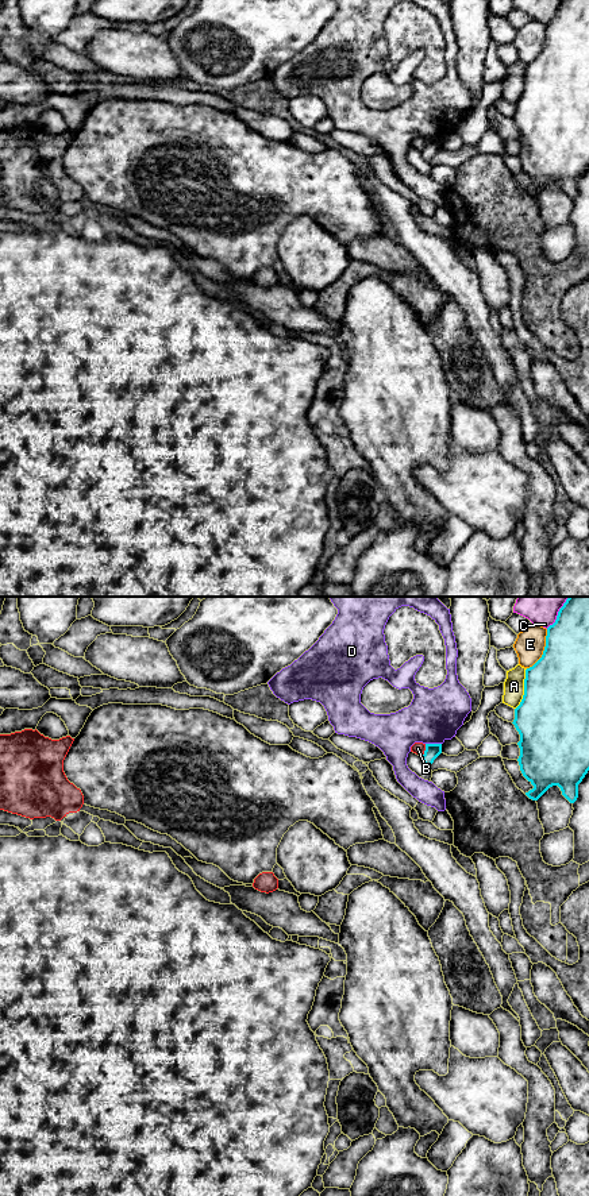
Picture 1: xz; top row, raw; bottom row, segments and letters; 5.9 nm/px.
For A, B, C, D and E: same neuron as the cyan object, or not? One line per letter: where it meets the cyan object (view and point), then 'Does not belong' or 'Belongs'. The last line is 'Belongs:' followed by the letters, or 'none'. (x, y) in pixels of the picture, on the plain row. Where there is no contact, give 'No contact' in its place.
A: Touches cyan at xz (524, 84). Does not belong
B: Touches cyan at xz (424, 146). Does not belong
C: Touches cyan at xz (557, 12). Does not belong
D: Touches cyan at xz (434, 139). Does not belong
E: Touches cyan at xz (545, 45). Does not belong
Belongs: none

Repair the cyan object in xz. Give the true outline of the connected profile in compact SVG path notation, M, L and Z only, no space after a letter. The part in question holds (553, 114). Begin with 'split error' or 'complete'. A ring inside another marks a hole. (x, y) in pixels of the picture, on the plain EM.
complete; M563 0L559 4L555 18L547 23L542 53L526 65L524 90L512 119L520 130L520 166L534 181L526 190L538 196L550 182L558 181L562 190L574 198L578 180L589 166L589 0Z

